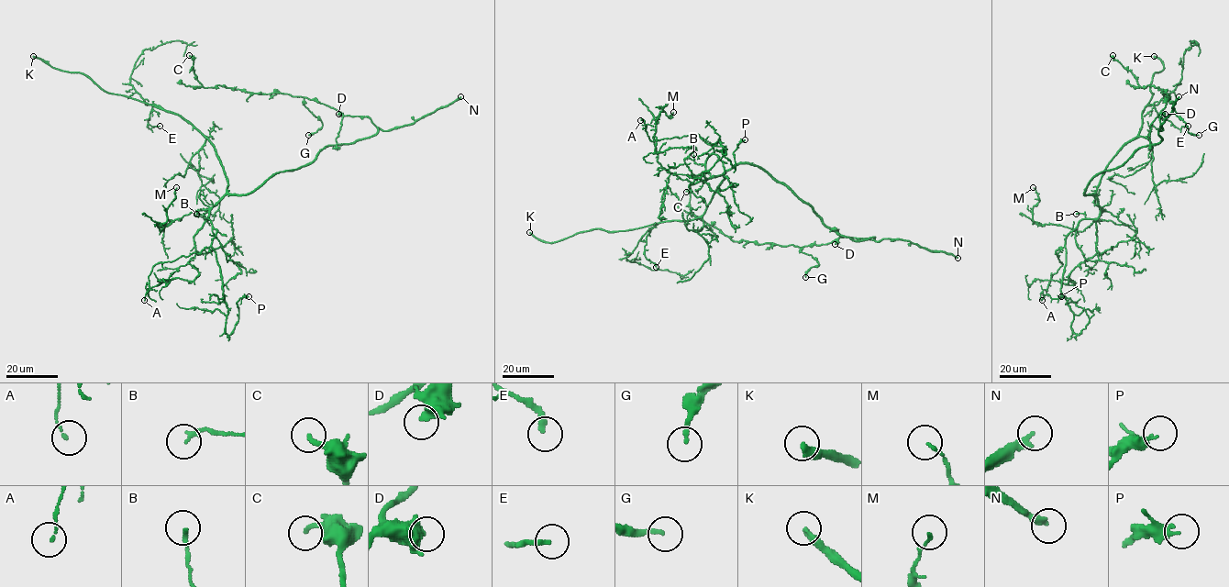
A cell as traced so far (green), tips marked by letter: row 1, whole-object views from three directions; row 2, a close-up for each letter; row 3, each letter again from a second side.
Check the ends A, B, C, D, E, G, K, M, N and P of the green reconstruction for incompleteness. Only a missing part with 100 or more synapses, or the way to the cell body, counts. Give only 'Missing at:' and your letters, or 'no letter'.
Missing at: K, N

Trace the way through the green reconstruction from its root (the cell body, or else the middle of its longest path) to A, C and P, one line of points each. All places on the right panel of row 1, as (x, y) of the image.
A: (1092, 179), (1085, 193), (1096, 196), (1099, 215), (1082, 218), (1055, 252), (1062, 265), (1040, 293), (1042, 300)
C: (1092, 179), (1150, 145), (1151, 123), (1168, 97), (1157, 87), (1141, 87), (1112, 55)
P: (1092, 179), (1085, 193), (1099, 215), (1066, 238), (1061, 288), (1079, 335), (1089, 316), (1061, 296)

